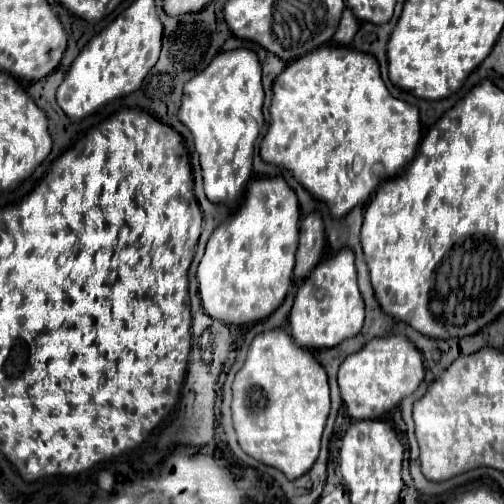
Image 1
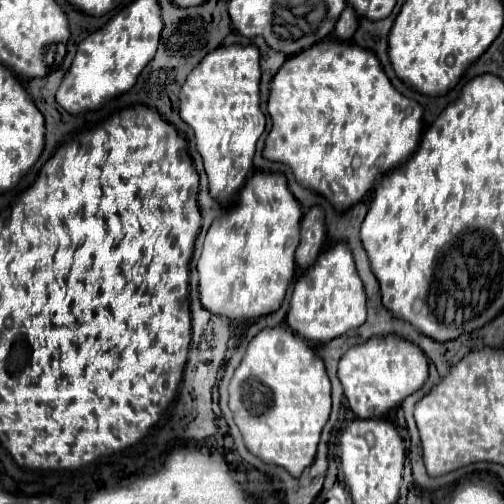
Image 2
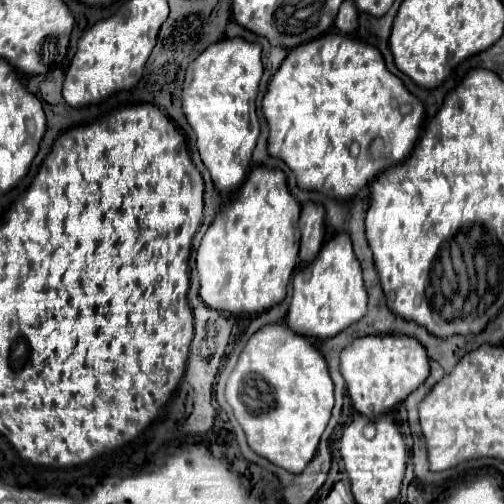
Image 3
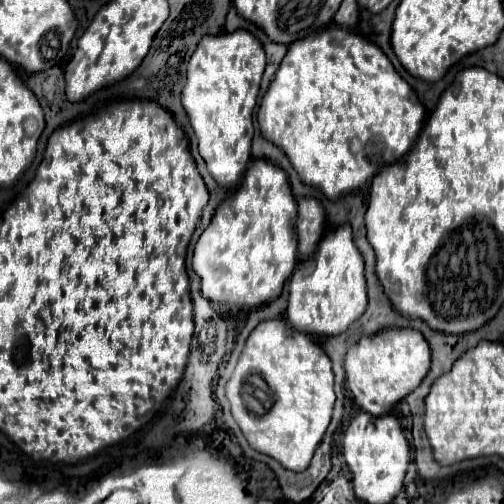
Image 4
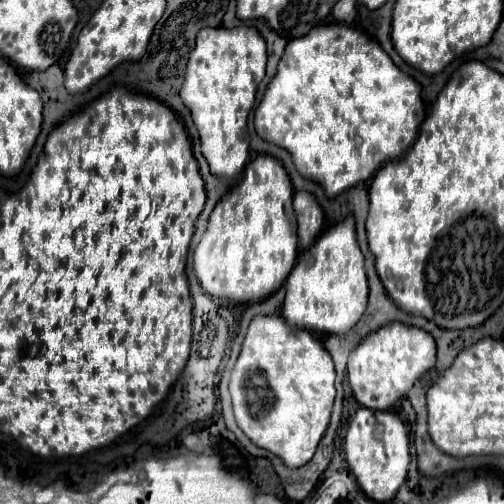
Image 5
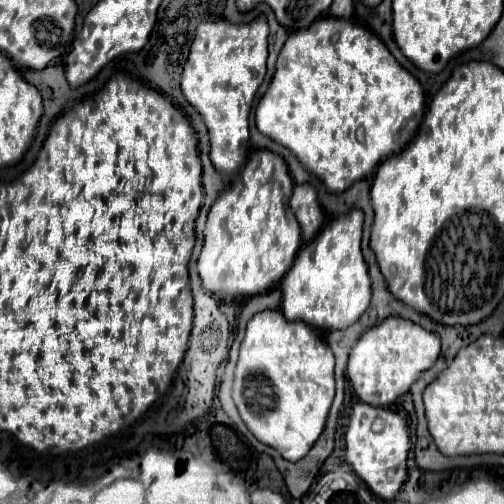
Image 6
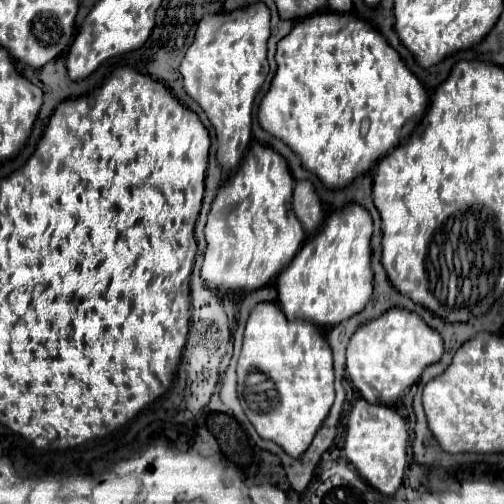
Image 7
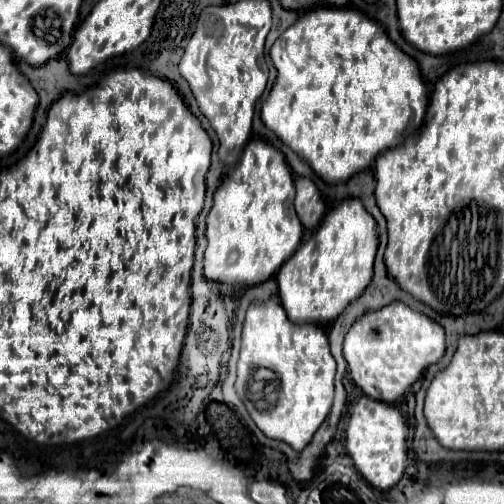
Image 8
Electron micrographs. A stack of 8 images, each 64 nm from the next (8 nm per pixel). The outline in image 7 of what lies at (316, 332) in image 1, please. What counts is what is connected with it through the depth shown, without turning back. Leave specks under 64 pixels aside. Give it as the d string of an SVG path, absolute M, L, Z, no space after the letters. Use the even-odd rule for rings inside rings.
M348 204L344 210L334 212L324 228L310 238L296 258L288 264L288 268L278 278L278 302L282 312L288 316L288 320L308 320L316 326L330 328L336 326L352 316L356 316L368 300L372 298L372 268L370 268L370 234L372 234L372 218L360 204Z

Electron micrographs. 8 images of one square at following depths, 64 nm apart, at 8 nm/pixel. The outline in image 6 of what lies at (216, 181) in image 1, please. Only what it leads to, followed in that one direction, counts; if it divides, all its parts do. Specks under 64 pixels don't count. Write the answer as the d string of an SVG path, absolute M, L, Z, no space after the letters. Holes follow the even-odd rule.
M258 18L250 24L230 24L226 20L202 22L196 28L192 50L182 72L182 94L198 110L198 114L206 124L210 160L216 172L234 174L244 166L244 160L248 156L248 116L250 116L256 90L262 84L266 74L266 56L268 56L266 38L268 38L268 26L264 18Z

